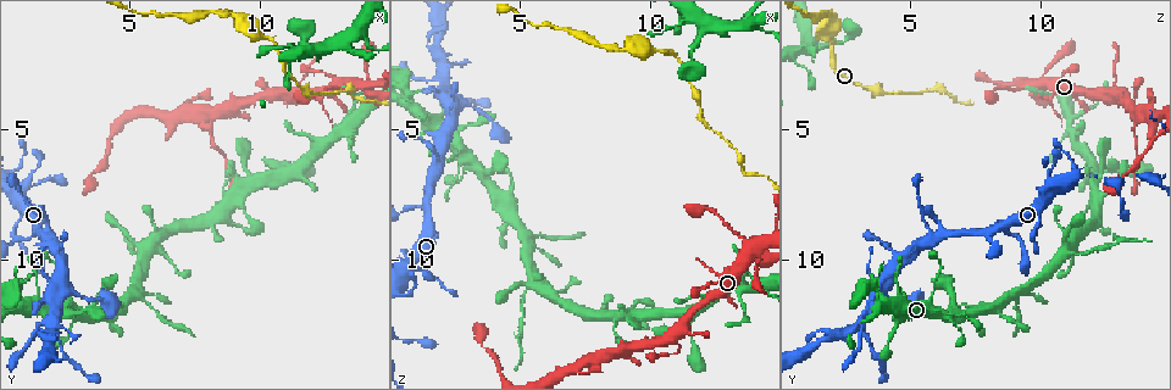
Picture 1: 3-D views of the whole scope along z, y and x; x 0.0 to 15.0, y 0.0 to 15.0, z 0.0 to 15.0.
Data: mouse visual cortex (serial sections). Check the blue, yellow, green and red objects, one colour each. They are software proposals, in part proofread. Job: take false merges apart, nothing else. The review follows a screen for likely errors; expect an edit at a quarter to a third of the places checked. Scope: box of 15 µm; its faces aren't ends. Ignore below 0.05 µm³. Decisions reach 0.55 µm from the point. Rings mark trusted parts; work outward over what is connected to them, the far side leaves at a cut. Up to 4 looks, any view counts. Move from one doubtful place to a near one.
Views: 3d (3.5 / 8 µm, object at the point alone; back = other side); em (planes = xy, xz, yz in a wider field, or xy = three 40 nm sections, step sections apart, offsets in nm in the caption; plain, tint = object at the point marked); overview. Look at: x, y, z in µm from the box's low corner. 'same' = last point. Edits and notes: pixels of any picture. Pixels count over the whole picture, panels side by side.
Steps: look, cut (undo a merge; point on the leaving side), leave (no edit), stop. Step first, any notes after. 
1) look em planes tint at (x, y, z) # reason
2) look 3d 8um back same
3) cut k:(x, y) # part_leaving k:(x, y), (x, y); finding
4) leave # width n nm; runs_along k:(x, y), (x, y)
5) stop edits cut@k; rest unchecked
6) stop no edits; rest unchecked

look 3d 8um at (5.5, 9.7, 10.9) # arms part here

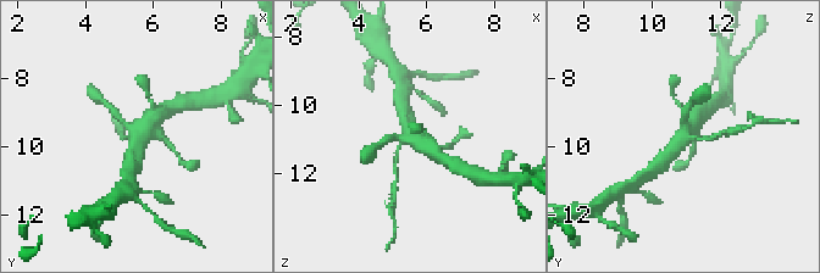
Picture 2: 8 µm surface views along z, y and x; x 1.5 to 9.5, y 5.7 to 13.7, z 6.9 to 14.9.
look em planes tint at (5.6, 9.8, 10.9) # now the EM

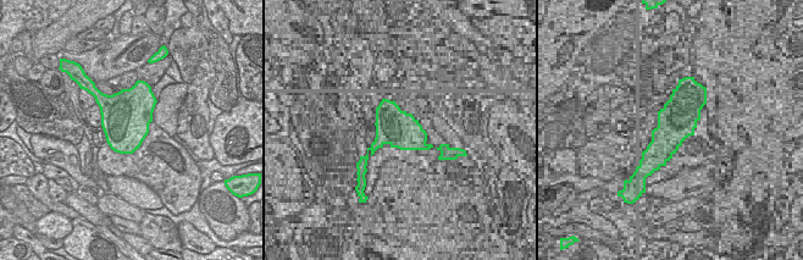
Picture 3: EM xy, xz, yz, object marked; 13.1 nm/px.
cut 2:(715, 135) # a second cell is stuck on

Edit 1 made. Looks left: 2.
look 3d 3.5um back at (11.0, 3.6, 13.2) # looks like a crossing

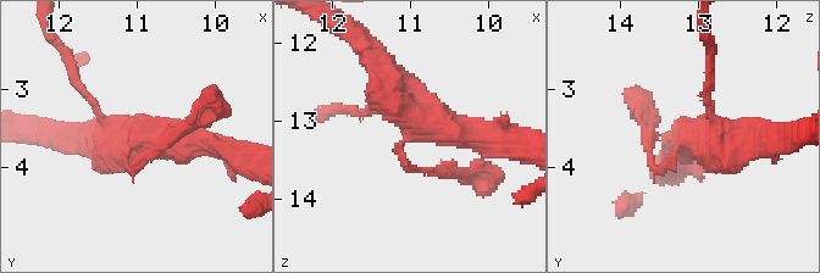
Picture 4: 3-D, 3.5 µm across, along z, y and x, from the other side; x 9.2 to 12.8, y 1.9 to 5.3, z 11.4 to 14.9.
look em xy step 1 tint at (11.05, 3.70, 13.15) # arms 4; arm_widths 100, 150, 350, 400 nm; shape alone is not enough

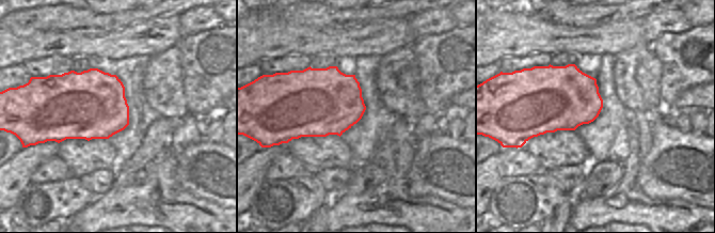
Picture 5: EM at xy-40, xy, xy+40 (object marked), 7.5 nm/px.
leave # width 500 nm; runs_along 4:(375, 60), (424, 122), (498, 140); all the same cell

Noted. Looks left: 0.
stop edits cut@2; rest unchecked

